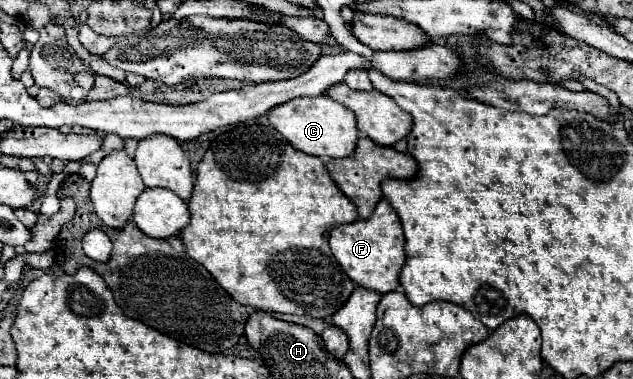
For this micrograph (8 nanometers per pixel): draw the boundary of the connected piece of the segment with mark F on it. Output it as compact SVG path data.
M385 198L377 204L369 220L357 220L353 224L341 224L333 228L329 244L333 256L357 286L371 288L379 294L387 294L399 288L399 274L405 266L405 236L397 212Z

